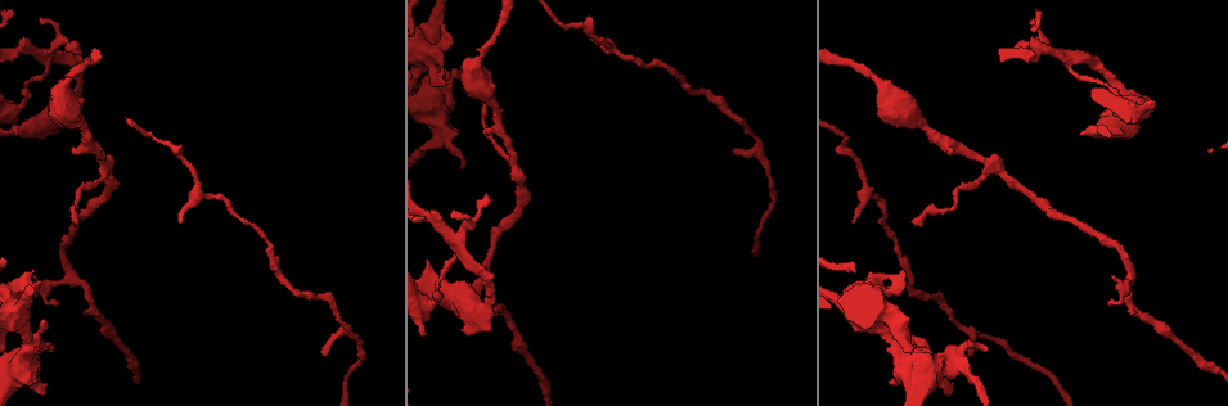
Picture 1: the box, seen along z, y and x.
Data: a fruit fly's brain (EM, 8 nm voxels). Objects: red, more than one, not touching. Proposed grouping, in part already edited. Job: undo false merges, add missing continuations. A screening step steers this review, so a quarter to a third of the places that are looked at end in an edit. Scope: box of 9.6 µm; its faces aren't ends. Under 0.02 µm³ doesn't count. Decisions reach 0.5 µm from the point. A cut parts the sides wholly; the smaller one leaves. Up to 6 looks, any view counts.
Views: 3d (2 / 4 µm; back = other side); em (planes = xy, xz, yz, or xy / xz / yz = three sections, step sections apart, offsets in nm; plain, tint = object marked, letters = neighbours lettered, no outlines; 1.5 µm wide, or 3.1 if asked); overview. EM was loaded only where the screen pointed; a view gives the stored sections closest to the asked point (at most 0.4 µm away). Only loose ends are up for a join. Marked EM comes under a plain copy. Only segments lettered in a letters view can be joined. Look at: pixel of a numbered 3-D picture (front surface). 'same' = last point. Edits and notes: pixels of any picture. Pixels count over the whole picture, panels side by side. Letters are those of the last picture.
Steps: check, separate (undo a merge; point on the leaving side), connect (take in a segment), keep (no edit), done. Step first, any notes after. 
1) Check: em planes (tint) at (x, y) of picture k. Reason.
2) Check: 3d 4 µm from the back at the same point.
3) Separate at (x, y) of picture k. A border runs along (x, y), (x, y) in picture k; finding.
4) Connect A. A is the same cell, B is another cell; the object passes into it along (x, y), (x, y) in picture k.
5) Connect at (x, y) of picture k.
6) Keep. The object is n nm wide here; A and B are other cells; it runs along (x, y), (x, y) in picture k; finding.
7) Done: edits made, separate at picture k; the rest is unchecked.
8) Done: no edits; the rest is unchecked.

Check: em yz step 4 (letters) at (1114, 302) of picture 1. Tapers out.

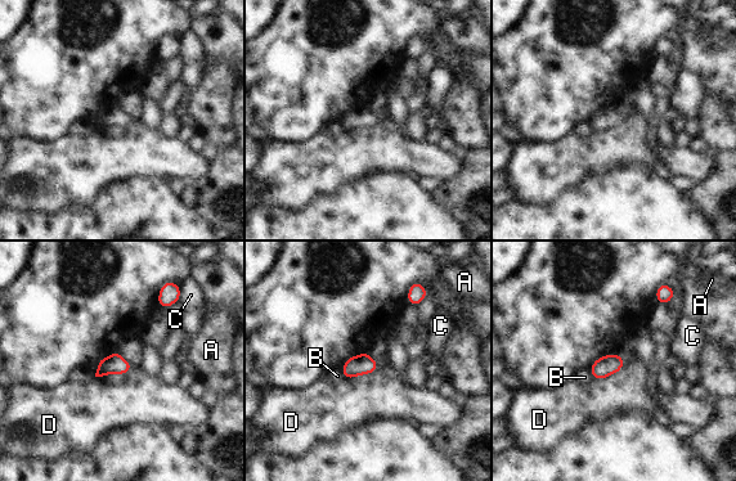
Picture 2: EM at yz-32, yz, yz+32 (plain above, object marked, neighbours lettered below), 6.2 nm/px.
Keep. A, B, C and D are other cells; a border runs along (131, 365), (125, 373), (95, 377) in picture 2; none of them fits.

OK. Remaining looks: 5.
Check: 3d 2 µm at (78, 53) of picture 1. Branch stops here.

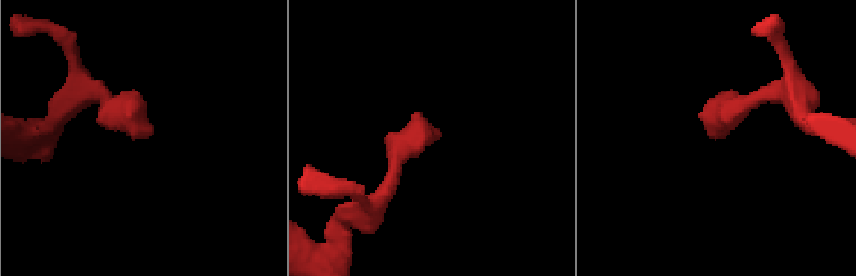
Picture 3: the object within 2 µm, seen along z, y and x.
Check: em planes (letters) at (723, 136) of picture 3.

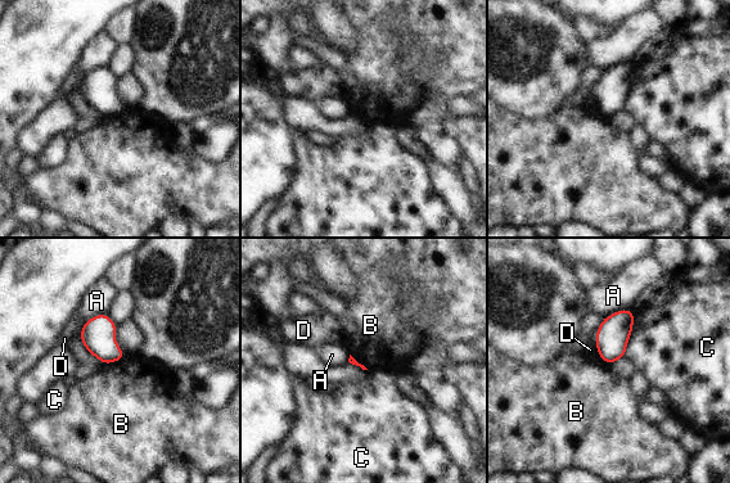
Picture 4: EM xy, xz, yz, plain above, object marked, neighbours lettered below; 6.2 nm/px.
Keep. A, B, C and D are other cells; a border runs along (125, 355), (107, 364) in picture 4; no lettered segment goes on from it.

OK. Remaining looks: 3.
Check: em yz step 8 (tint) at (851, 221) of picture 1. Branch stops here.

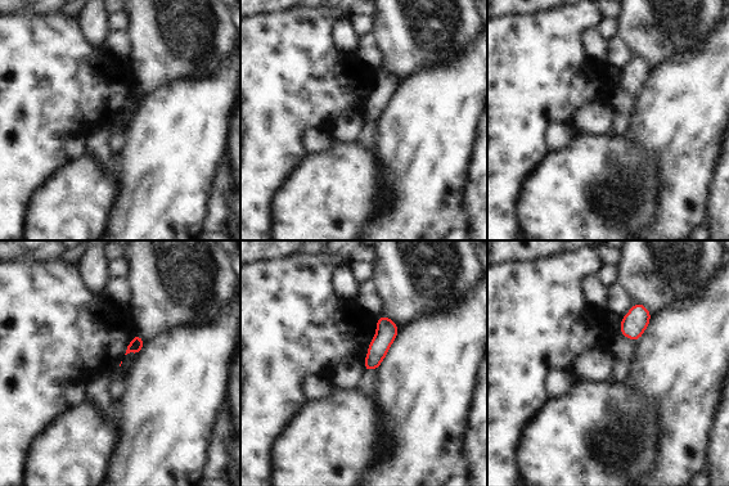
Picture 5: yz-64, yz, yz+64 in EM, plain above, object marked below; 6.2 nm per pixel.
Check: em planes (tint) at the same point.

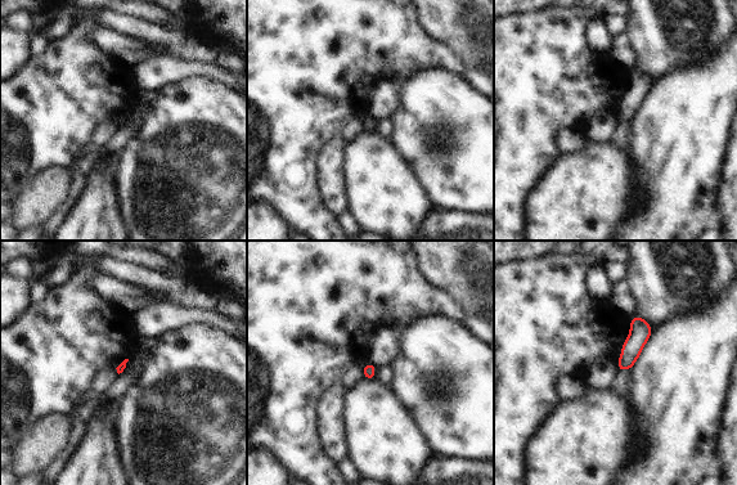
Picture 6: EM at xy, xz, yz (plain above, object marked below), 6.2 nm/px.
Check: em planes (letters) at the same point.

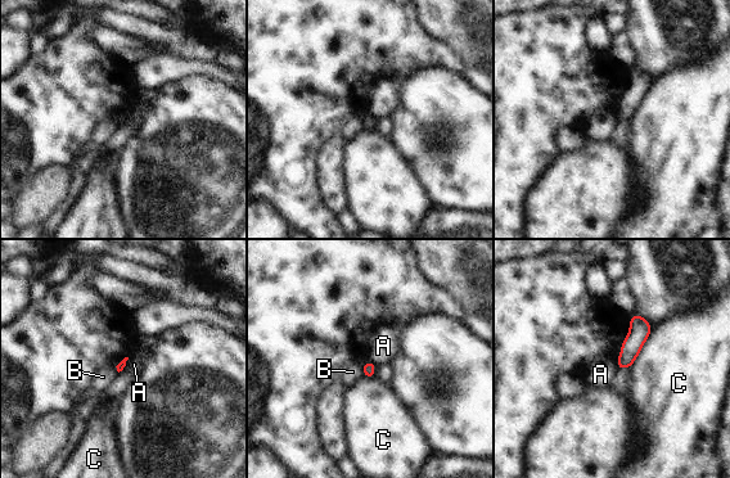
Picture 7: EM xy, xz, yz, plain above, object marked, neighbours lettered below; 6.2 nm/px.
Keep. A, B and C are other cells; a border runs along (616, 360), (618, 369) in picture 7; none of them fits.

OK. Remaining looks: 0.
Done: no edits; the rest is unchecked.

